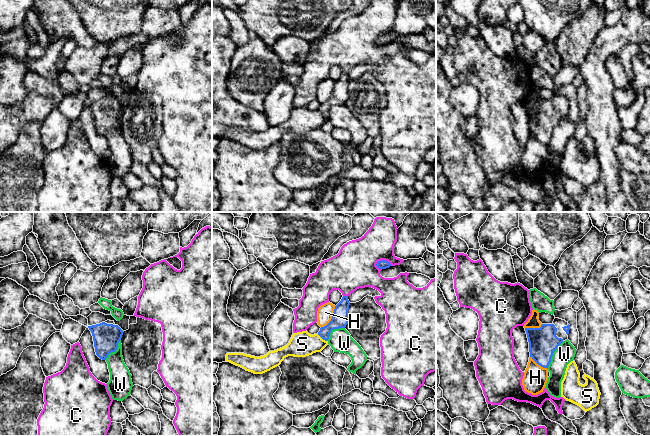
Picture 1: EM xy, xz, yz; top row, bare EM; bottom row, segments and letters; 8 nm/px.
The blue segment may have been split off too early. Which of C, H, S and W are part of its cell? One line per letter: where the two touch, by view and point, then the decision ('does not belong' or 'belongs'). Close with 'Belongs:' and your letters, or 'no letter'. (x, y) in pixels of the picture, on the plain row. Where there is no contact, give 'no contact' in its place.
C: contact xz (383, 36); does not belong
H: contact xz (332, 94); does not belong
S: contact xz (322, 114); does not belong
W: contact yz (552, 131); does not belong
Belongs: no letter

